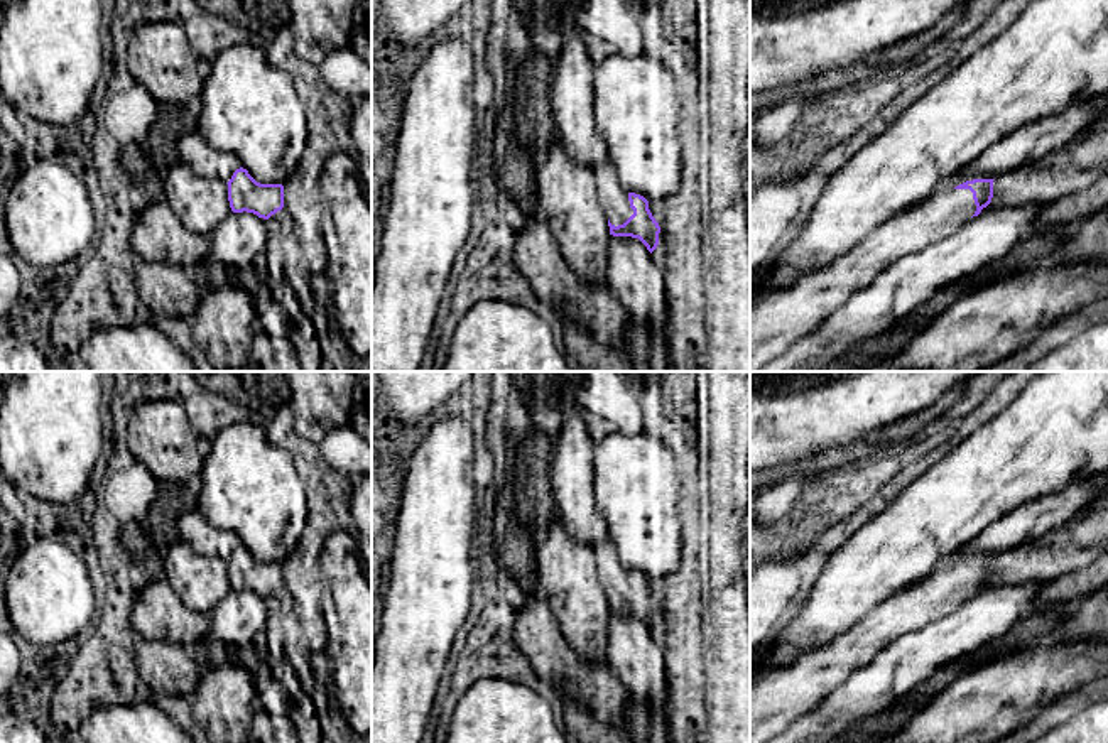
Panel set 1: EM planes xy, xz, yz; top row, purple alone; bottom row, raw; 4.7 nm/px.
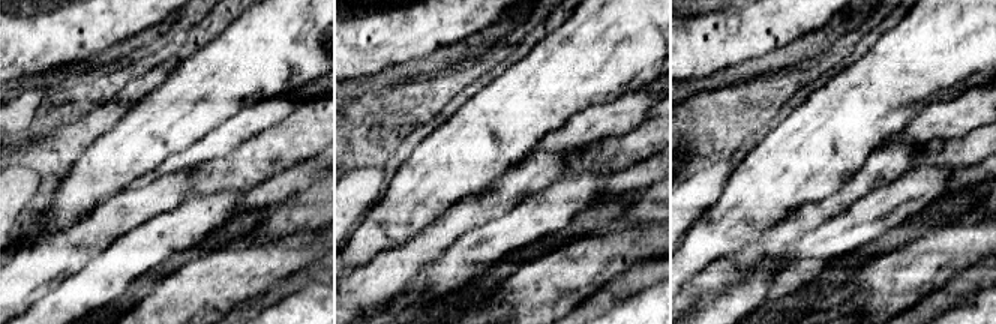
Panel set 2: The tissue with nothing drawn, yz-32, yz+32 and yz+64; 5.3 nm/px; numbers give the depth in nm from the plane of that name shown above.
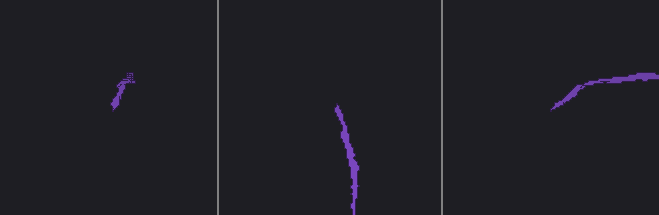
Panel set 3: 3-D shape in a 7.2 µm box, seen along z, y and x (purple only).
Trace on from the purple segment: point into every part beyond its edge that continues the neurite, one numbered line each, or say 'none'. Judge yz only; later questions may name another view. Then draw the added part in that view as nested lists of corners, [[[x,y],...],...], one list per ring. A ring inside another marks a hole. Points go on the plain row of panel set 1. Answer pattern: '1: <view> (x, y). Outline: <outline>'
1: yz (779, 696). Outline: [[[970,567],[941,569],[919,586],[893,594],[851,630],[789,665],[750,679],[750,743],[765,743],[816,709],[885,647],[956,610],[976,589]]]

